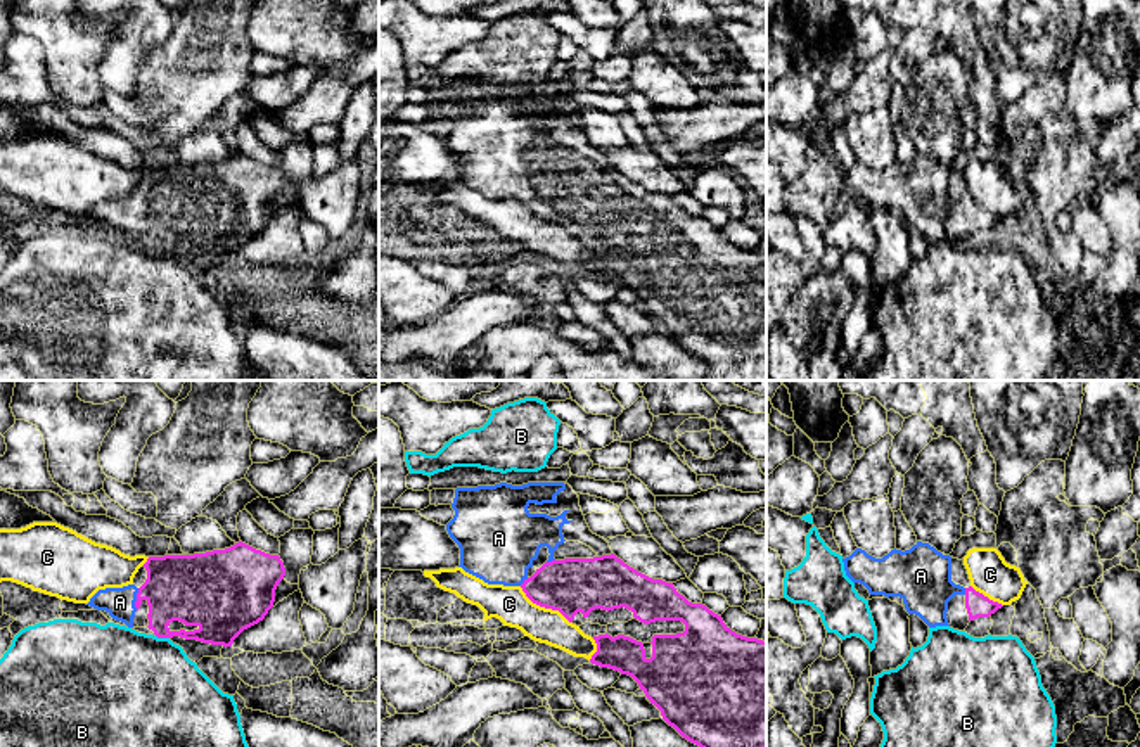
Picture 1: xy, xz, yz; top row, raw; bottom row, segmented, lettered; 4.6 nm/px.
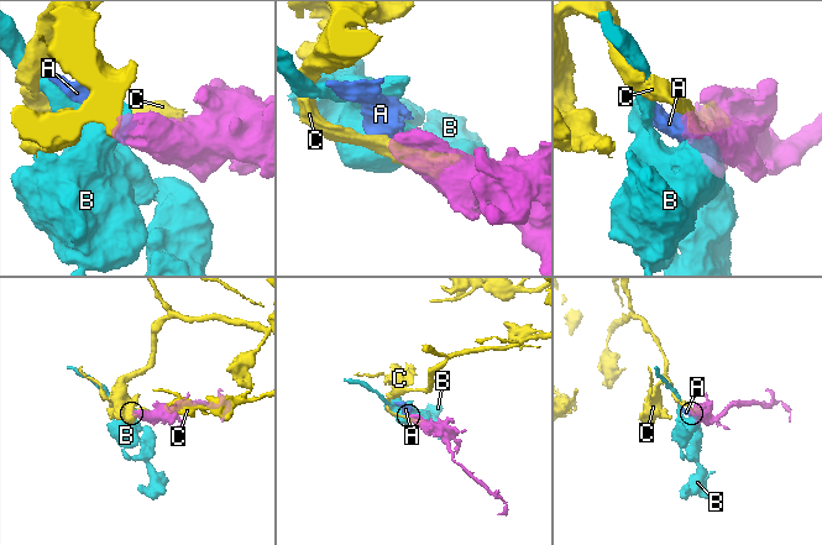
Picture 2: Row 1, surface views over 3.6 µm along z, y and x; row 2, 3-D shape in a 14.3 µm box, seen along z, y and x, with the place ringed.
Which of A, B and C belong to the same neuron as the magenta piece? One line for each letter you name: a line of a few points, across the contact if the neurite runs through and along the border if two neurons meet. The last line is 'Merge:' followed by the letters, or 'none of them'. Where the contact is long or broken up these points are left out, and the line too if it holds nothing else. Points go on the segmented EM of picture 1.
A: line xy (189, 588), (149, 590), (137, 599), (120, 602)
Merge: A

